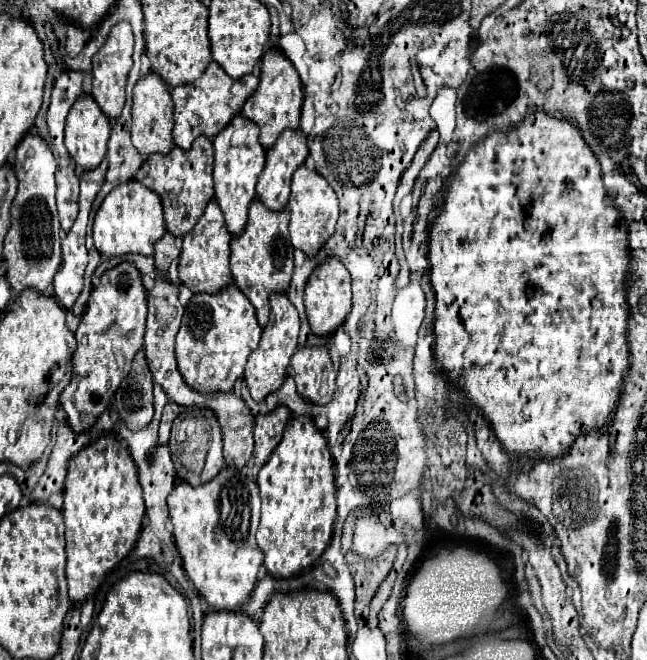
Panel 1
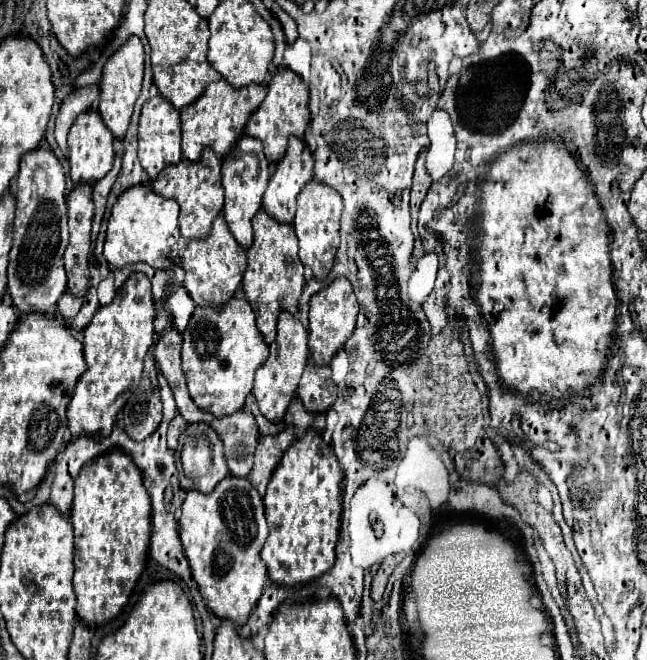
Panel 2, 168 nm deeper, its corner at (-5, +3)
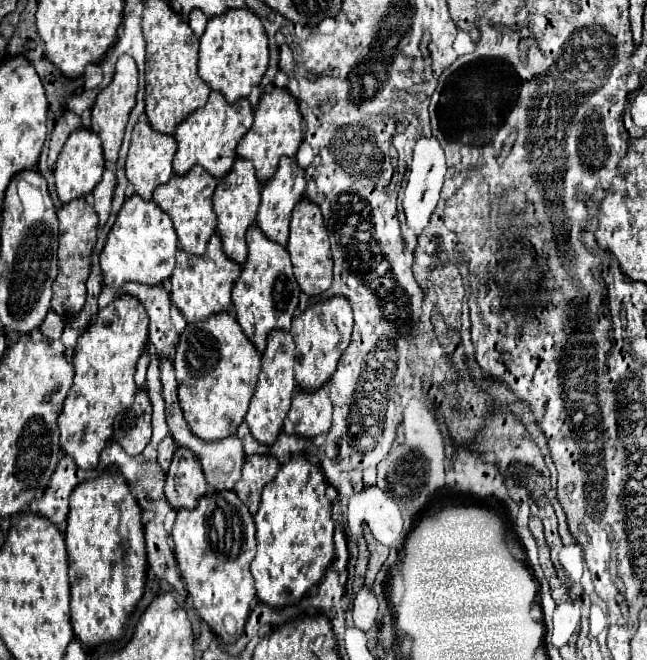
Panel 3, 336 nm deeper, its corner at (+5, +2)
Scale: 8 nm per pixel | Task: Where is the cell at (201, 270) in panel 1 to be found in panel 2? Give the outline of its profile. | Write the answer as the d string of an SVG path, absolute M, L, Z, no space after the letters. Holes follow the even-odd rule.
M222 215L214 219L212 231L204 239L190 239L184 255L182 255L182 269L184 269L184 287L188 289L190 297L196 305L222 305L224 301L230 301L242 281L244 273L244 261L246 261L246 249L238 245L234 235L230 233L226 221Z

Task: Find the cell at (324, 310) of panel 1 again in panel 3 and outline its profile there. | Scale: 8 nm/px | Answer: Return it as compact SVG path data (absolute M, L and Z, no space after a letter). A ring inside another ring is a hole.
M342 296L308 306L308 310L300 316L300 322L294 322L292 336L298 350L296 384L302 390L318 390L332 378L342 352L350 344L350 334L352 334L352 308L348 300Z

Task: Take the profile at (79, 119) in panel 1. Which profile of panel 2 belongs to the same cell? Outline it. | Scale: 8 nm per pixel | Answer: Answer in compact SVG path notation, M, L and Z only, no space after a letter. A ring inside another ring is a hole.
M88 109L84 111L80 117L76 117L70 133L68 133L68 161L70 161L70 177L74 183L80 181L88 181L94 183L100 177L104 177L108 173L108 169L112 169L114 163L114 135L110 133L110 129L104 125L102 117L98 111Z

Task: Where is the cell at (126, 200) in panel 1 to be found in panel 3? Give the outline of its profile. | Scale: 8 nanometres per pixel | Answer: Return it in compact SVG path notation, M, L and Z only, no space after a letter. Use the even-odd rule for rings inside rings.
M136 194L132 198L128 198L116 218L116 224L112 226L106 246L100 254L100 266L102 266L102 276L104 276L104 286L108 288L122 288L126 282L138 282L138 284L148 284L148 286L158 286L162 280L170 278L176 266L176 256L178 252L178 234L174 230L172 218L162 212L162 208L158 204L154 204L154 200L150 202L142 202L142 198L138 198Z

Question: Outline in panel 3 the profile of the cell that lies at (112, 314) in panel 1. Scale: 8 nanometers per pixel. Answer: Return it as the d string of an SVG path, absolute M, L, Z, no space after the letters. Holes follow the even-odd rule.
M128 294L114 298L96 316L96 322L80 336L74 352L74 384L64 400L64 410L58 416L60 444L70 454L78 468L90 470L100 462L100 452L112 436L116 414L130 408L136 394L134 372L136 362L148 346L148 318L140 302Z

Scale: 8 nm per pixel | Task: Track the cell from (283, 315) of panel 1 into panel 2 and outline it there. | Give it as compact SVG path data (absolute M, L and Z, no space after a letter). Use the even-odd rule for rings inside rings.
M282 311L278 315L278 335L274 343L270 345L270 357L266 363L256 371L254 377L254 395L260 407L260 413L270 421L280 421L286 413L288 403L294 399L300 375L304 371L304 365L308 361L308 333L300 319L288 311Z

